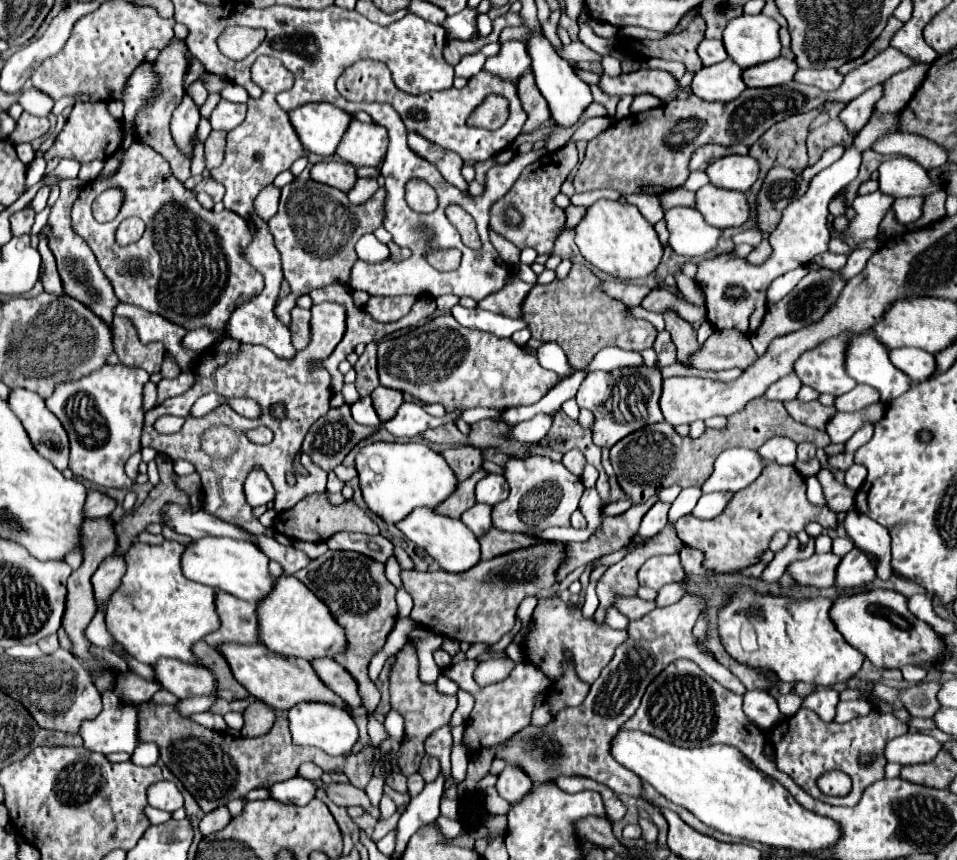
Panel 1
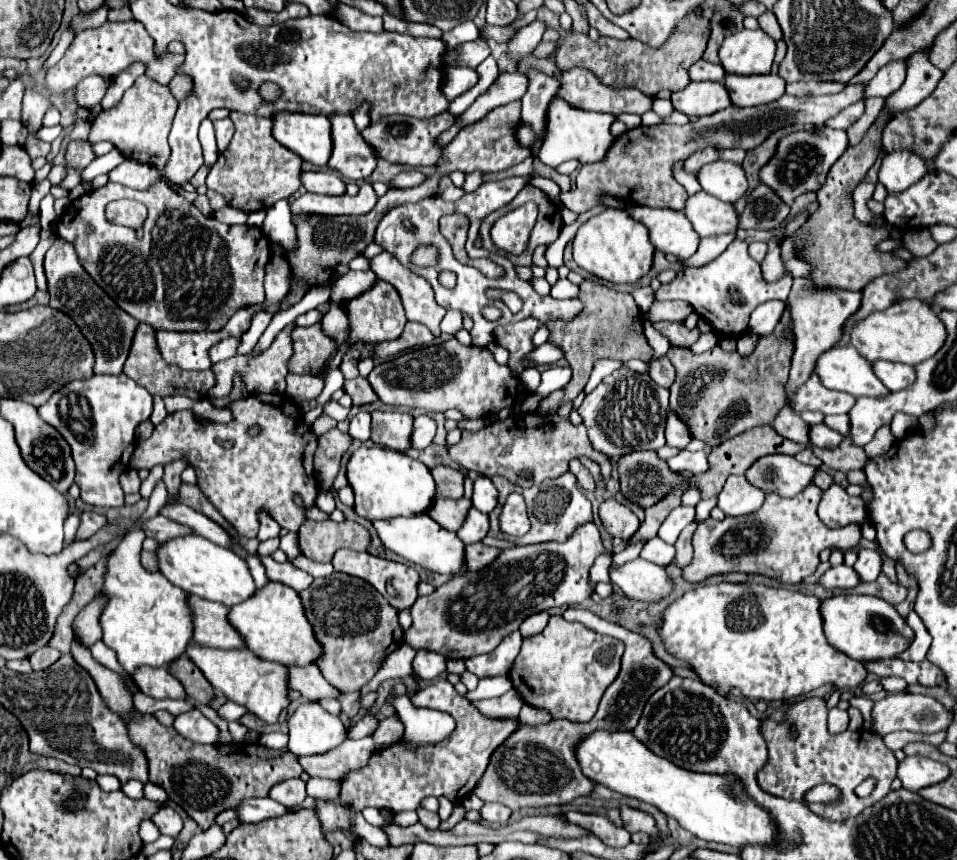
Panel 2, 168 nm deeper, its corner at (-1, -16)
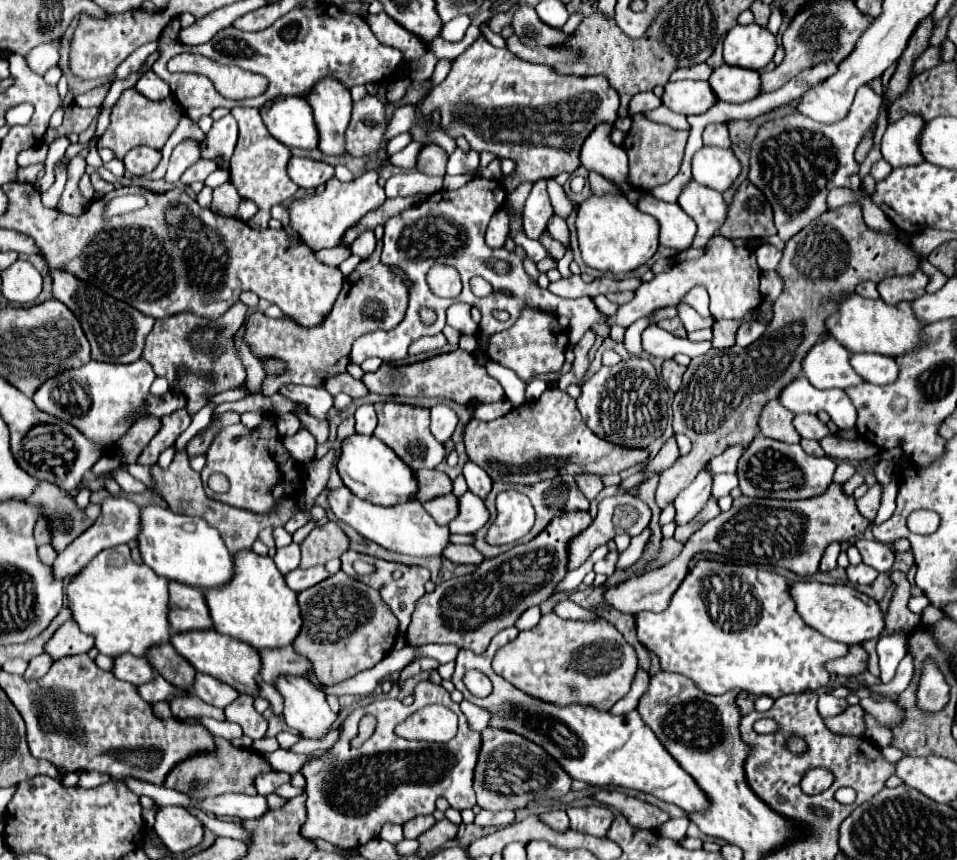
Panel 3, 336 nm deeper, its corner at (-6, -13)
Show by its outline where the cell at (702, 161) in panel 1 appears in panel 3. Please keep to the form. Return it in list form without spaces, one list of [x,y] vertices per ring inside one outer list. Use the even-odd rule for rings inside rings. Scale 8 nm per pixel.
[[[710,123],[704,127],[704,135],[702,135],[706,145],[720,145],[720,147],[730,147],[730,137],[728,137],[728,129],[726,123]]]

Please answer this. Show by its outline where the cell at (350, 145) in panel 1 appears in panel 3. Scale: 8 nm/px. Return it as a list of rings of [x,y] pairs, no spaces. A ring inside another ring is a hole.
[[[326,77],[326,81],[318,81],[304,99],[312,107],[314,123],[318,125],[318,149],[326,155],[346,153],[344,131],[352,113],[350,91],[340,81]]]

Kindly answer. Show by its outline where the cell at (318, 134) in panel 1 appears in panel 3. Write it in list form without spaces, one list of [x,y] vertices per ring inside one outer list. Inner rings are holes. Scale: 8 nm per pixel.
[[[282,97],[260,107],[262,121],[270,135],[286,147],[316,149],[318,131],[310,105],[302,97]]]

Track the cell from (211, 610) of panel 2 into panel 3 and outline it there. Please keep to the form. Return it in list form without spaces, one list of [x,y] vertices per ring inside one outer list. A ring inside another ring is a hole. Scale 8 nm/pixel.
[[[178,581],[168,583],[168,621],[172,633],[184,633],[192,629],[212,629],[210,613],[202,593],[196,587],[182,585]]]

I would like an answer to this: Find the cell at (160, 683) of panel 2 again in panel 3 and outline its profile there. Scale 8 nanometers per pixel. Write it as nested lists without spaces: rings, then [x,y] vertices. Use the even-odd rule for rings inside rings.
[[[124,653],[122,657],[114,657],[112,673],[116,679],[128,681],[132,685],[142,685],[154,677],[154,669],[150,667],[150,663],[130,653]]]

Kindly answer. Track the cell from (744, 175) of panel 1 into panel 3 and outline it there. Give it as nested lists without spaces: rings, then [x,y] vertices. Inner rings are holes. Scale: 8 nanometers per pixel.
[[[702,147],[692,157],[692,179],[704,187],[726,191],[740,173],[740,163],[730,149]]]

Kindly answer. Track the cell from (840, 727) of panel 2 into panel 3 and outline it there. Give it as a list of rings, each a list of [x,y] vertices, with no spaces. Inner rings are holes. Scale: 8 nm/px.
[[[824,693],[824,695],[820,695],[820,699],[818,699],[818,713],[822,713],[822,717],[840,715],[846,707],[848,707],[848,705],[846,705],[846,699],[836,699],[836,697],[830,695],[830,693]]]

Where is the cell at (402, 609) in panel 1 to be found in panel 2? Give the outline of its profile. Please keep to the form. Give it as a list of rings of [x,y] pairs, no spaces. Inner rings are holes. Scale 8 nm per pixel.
[[[403,644],[401,648],[397,648],[391,656],[387,656],[387,660],[381,664],[379,672],[375,674],[375,678],[361,690],[361,696],[371,692],[371,690],[377,690],[381,682],[389,680],[389,678],[413,678],[417,682],[421,682],[421,678],[415,674],[413,670],[413,658],[415,658],[417,650],[413,650],[409,644]]]

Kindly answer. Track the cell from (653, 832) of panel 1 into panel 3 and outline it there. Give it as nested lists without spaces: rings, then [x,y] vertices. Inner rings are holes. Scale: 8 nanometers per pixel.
[[[598,791],[592,795],[592,799],[596,799],[598,803],[604,805],[612,805],[616,807],[632,827],[640,827],[640,829],[658,829],[662,823],[666,823],[670,817],[668,813],[664,813],[662,809],[634,799],[630,795],[618,793],[618,791]]]

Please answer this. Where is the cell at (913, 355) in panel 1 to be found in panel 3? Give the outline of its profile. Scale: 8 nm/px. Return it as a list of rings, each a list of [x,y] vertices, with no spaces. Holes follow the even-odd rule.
[[[852,353],[850,365],[868,383],[888,385],[898,377],[898,365],[892,357],[878,357],[876,353]]]

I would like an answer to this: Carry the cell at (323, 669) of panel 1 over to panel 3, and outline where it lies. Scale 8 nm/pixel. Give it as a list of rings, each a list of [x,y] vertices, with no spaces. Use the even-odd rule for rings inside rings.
[[[286,645],[286,649],[256,649],[262,661],[260,677],[266,683],[274,683],[278,675],[290,673],[290,675],[306,675],[306,671],[312,667],[306,657],[300,657],[292,645]]]

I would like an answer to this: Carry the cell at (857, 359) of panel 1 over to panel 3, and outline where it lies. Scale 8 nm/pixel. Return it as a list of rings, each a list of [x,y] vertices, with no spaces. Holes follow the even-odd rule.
[[[832,337],[818,341],[802,359],[802,375],[808,375],[810,385],[816,389],[846,389],[864,383],[848,363],[850,351],[838,345]]]

